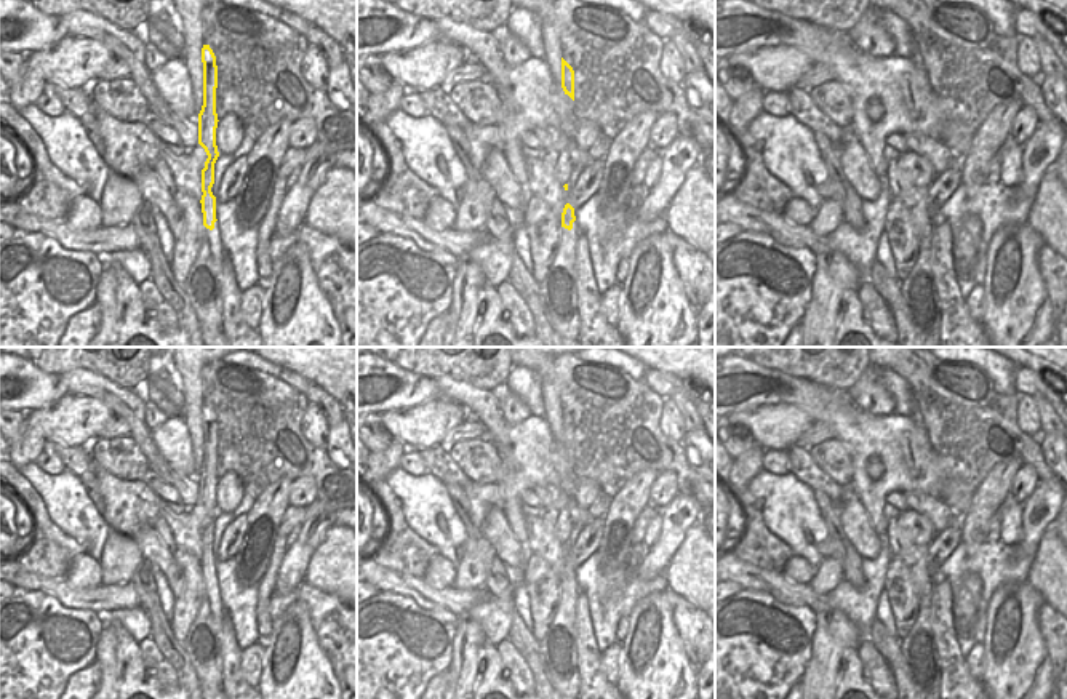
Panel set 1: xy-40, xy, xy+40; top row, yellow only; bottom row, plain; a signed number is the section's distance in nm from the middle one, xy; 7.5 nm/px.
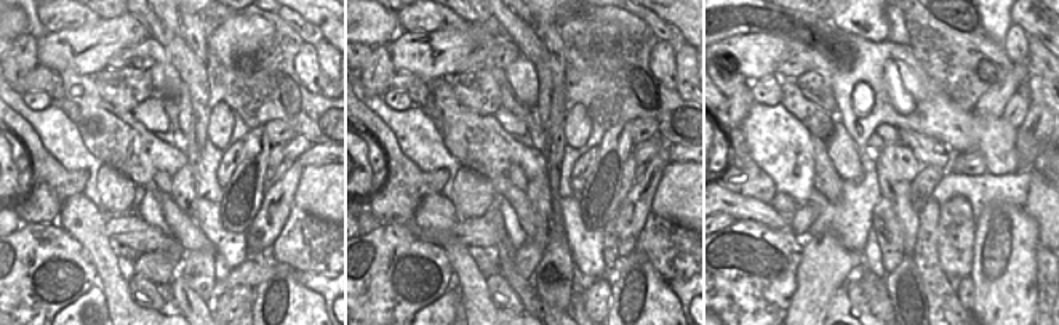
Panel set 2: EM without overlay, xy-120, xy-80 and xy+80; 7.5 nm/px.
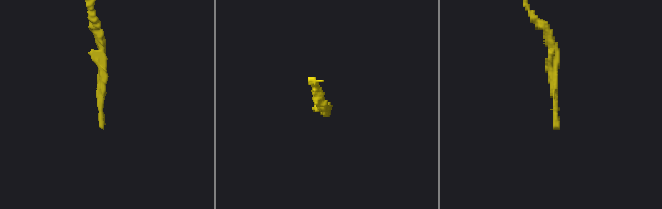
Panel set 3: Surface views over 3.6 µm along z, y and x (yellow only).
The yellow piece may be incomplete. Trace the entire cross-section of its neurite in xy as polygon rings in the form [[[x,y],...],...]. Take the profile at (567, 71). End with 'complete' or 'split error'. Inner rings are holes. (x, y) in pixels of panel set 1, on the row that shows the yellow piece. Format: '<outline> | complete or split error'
[[[561,58],[561,88],[565,94],[568,94],[574,101],[574,70],[563,58]]] | complete

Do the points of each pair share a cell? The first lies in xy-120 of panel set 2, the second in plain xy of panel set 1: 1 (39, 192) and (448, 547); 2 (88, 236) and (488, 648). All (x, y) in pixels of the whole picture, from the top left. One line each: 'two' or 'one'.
1: two
2: one

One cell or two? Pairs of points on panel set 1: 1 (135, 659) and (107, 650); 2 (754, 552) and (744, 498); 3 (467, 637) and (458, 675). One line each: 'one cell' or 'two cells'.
1: two cells
2: one cell
3: one cell

